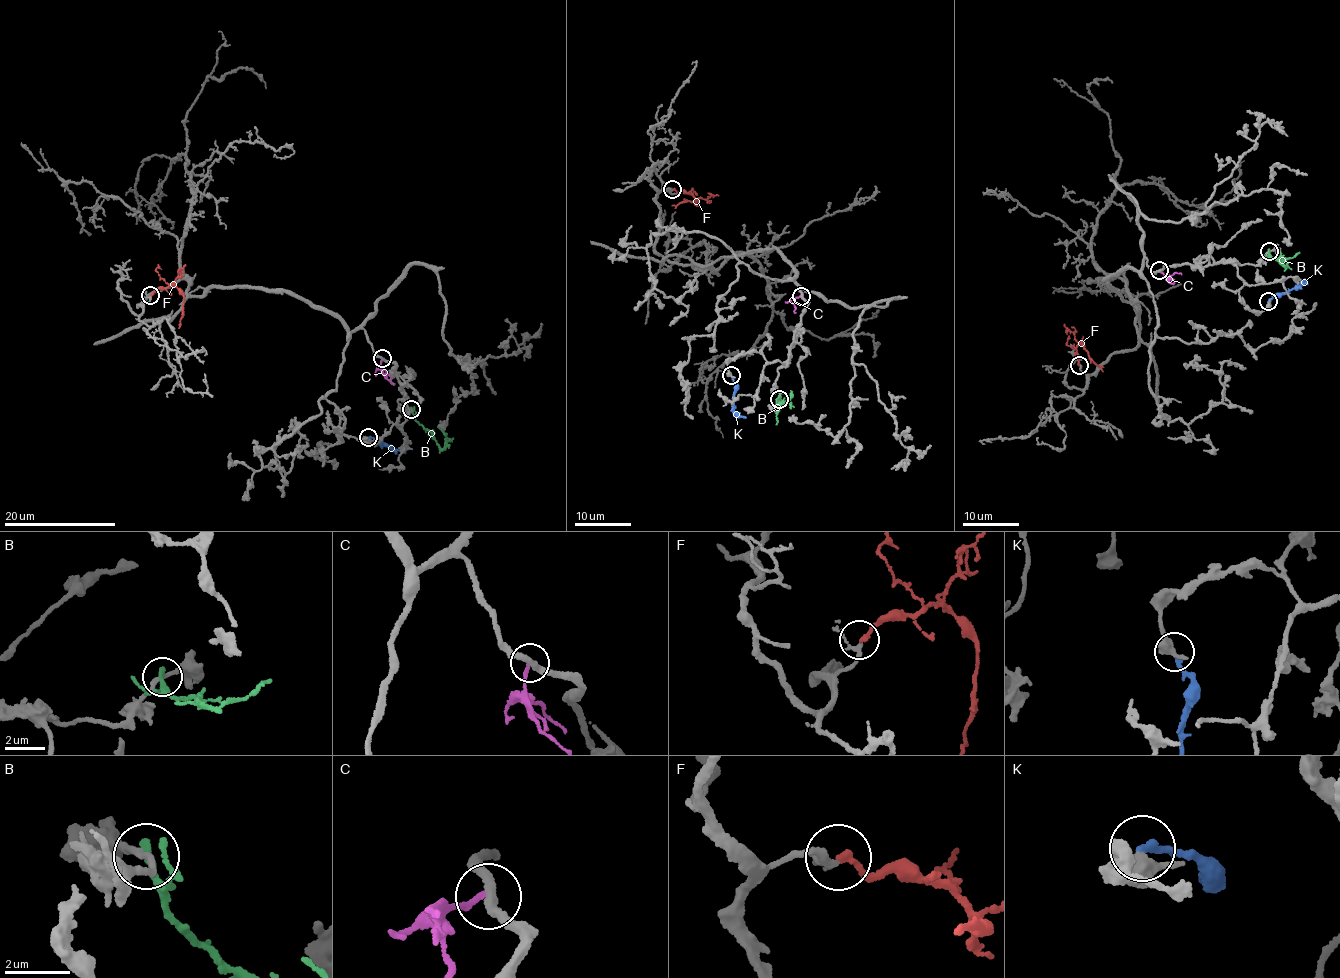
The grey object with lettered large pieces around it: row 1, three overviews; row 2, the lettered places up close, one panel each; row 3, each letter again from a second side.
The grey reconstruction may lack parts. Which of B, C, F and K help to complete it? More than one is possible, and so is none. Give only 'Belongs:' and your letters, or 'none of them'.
Belongs: F

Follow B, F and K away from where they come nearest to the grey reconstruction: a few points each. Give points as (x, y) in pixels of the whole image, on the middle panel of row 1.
B: (779, 400), (776, 399), (778, 407), (777, 403), (789, 399), (790, 390)
F: (673, 189), (685, 190), (696, 201), (688, 199), (672, 206)
K: (731, 375), (736, 383), (733, 401), (735, 413), (746, 417)

